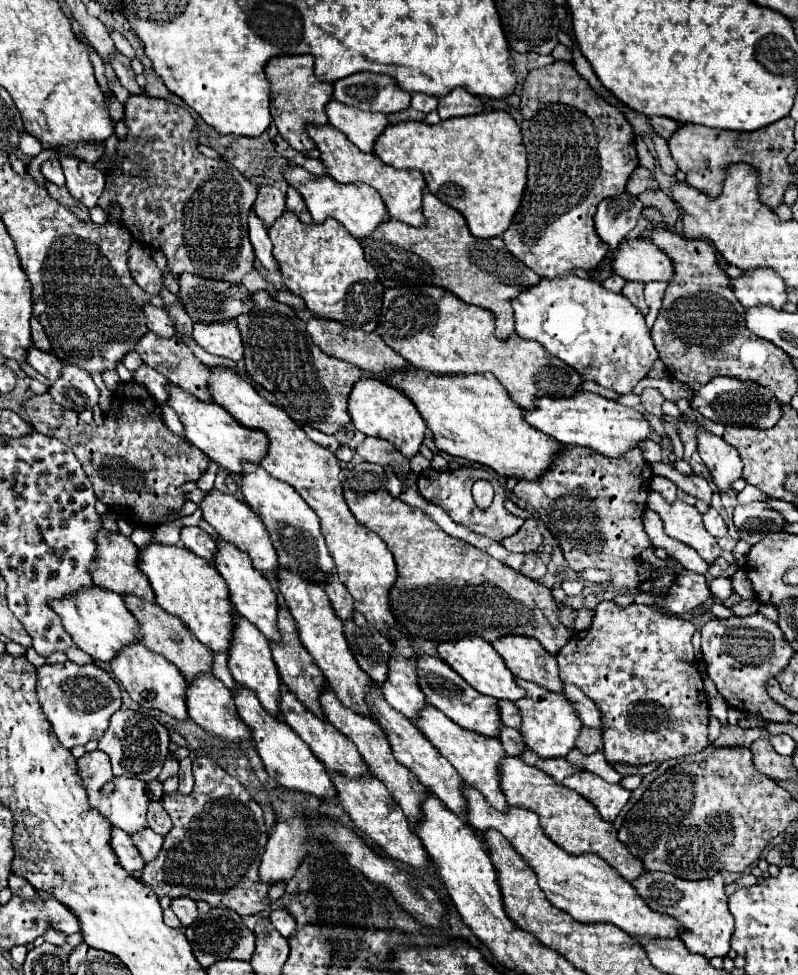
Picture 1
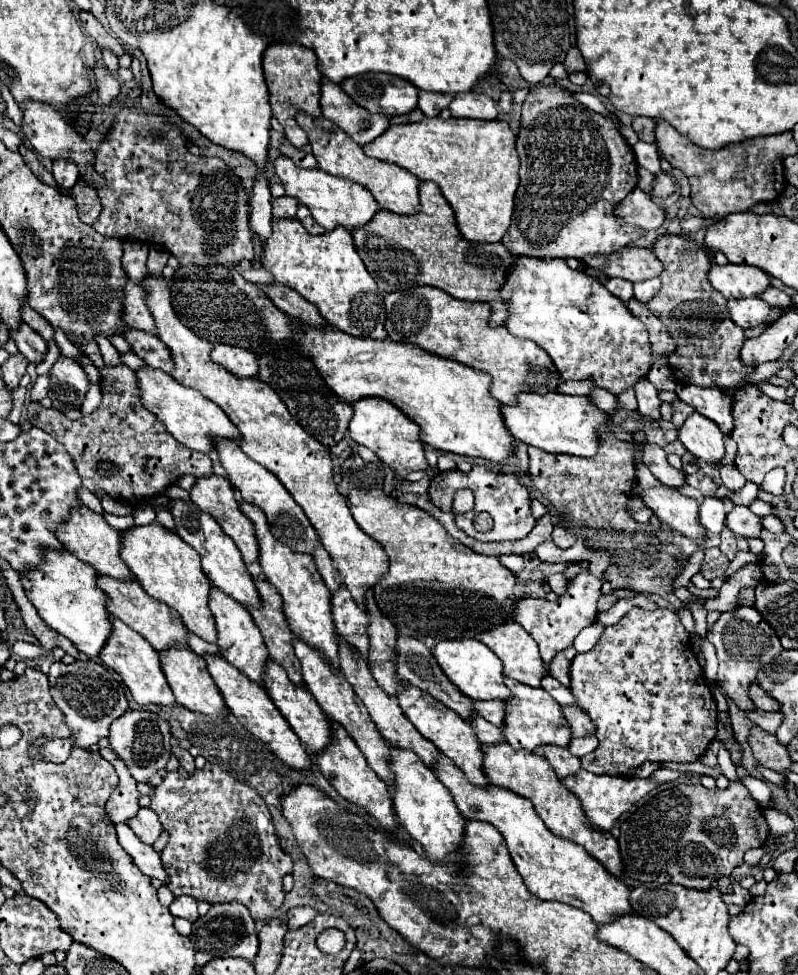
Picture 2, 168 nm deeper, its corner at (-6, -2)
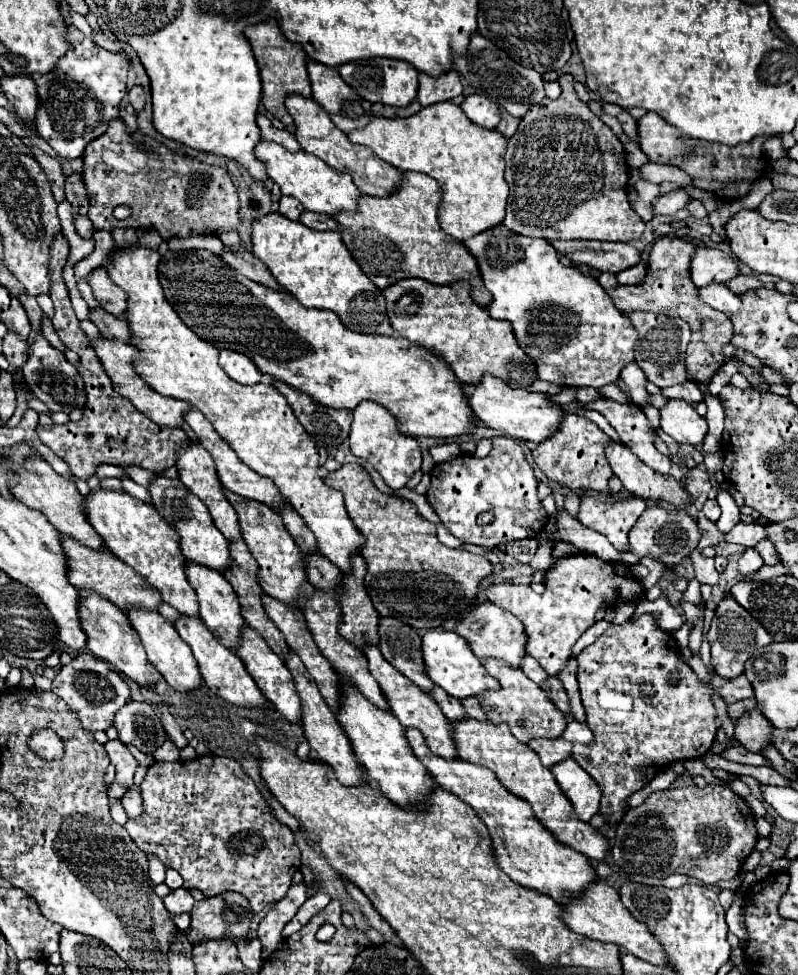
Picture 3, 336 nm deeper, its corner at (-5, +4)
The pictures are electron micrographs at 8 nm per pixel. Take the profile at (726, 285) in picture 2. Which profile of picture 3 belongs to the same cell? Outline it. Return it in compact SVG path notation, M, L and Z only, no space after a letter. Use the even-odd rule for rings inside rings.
M698 247L696 253L692 255L692 281L696 287L706 287L712 283L728 283L732 277L738 277L740 269L738 269L738 261L734 257L730 257L728 253L720 251L720 249L710 249L710 247Z

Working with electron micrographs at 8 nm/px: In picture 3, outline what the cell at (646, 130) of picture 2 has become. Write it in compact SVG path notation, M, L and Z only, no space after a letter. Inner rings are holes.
M622 111L622 113L618 115L618 121L620 121L624 133L626 133L630 139L634 139L634 141L640 139L640 137L638 137L638 121L636 121L628 111Z

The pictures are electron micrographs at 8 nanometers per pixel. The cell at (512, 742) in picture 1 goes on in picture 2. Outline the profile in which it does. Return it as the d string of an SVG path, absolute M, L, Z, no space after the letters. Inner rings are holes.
M477 713L469 719L469 723L473 725L473 733L477 735L477 739L481 743L497 743L497 741L505 741L503 733L499 727L493 727L491 723L487 723L485 719L481 719Z

